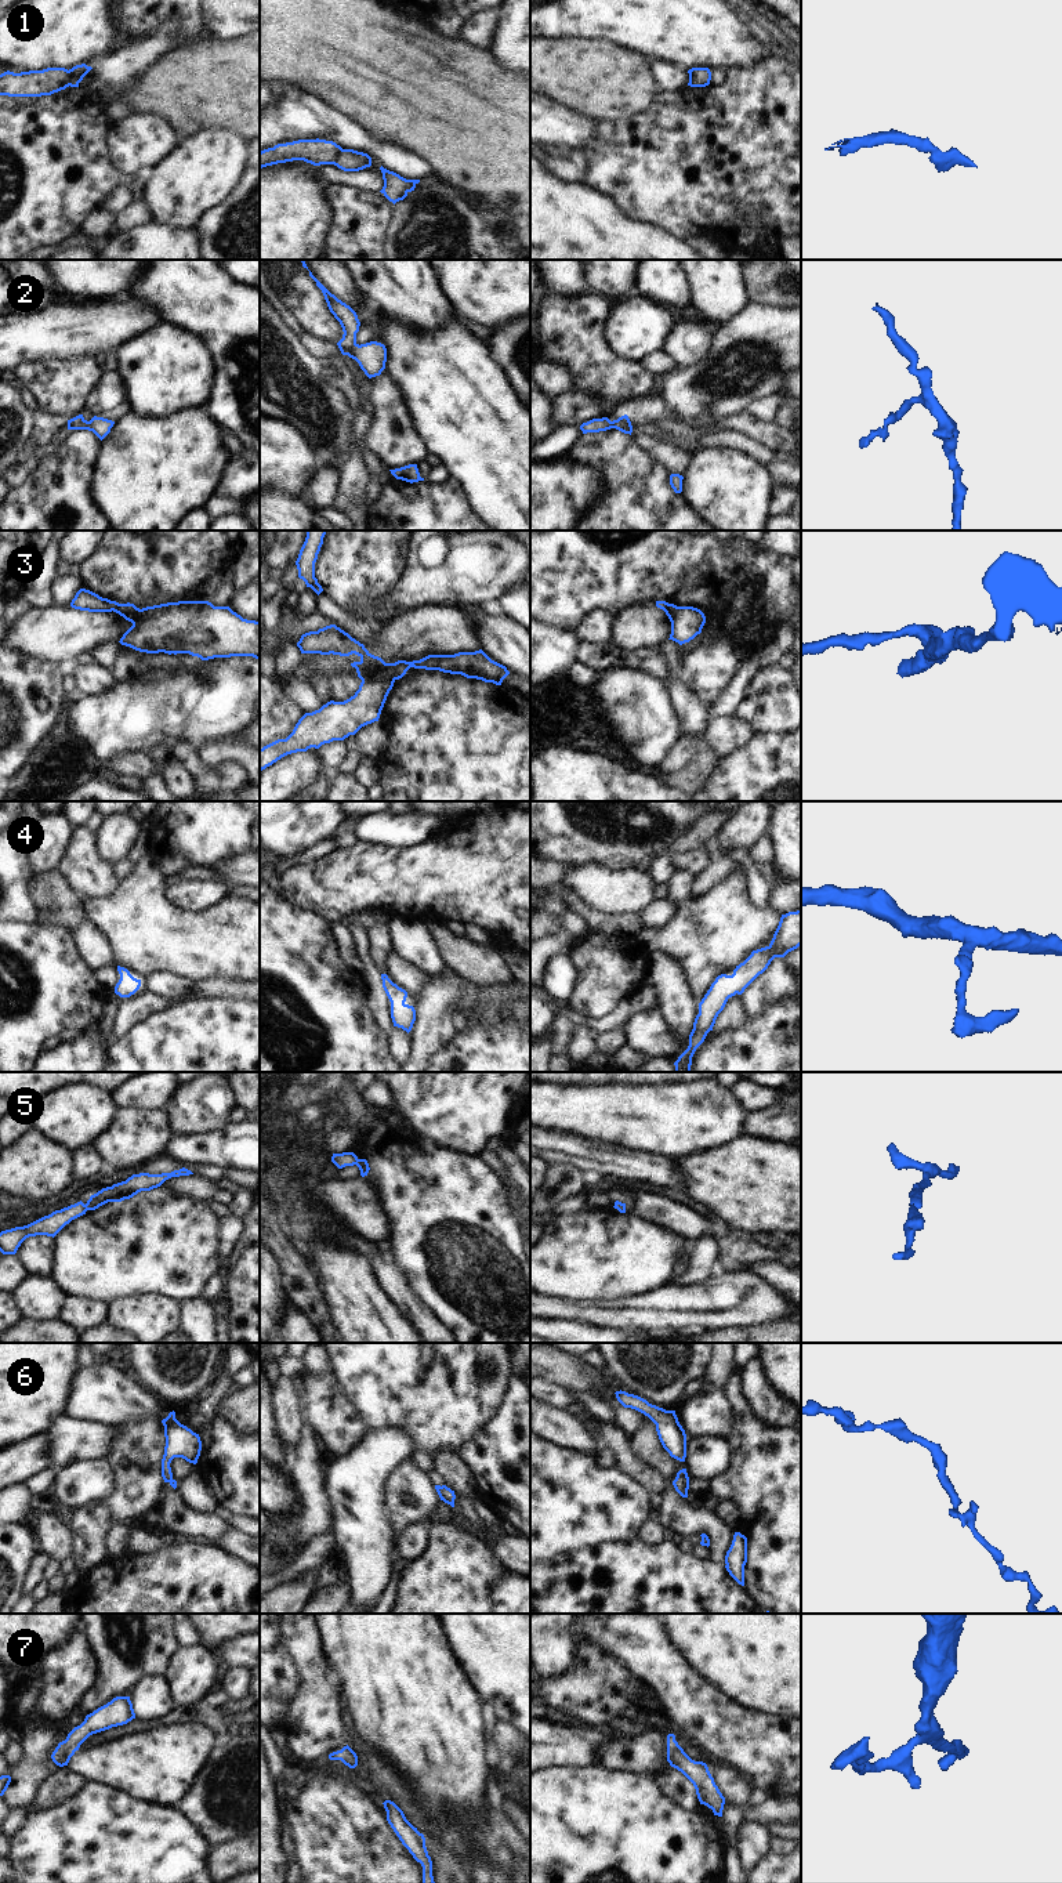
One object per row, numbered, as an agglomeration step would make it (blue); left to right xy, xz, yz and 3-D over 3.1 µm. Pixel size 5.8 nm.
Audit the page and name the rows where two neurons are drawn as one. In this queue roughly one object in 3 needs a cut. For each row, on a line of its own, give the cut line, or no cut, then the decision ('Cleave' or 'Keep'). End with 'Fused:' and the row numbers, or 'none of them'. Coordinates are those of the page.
1: Split along xz (341, 148), (333, 163). Cleave
2: No split. Keep
3: Split along xz (387, 663), (362, 680). Cleave
4: No split. Keep
5: No split. Keep
6: No split. Keep
7: No split. Keep
Fused: 1, 3.

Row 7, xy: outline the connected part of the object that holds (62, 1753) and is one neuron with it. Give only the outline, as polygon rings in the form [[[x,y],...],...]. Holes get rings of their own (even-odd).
[[[130,1696],[113,1698],[87,1714],[84,1721],[75,1727],[65,1741],[58,1743],[51,1755],[52,1761],[59,1767],[68,1766],[70,1757],[90,1735],[127,1724],[133,1719],[135,1719],[135,1713]]]

